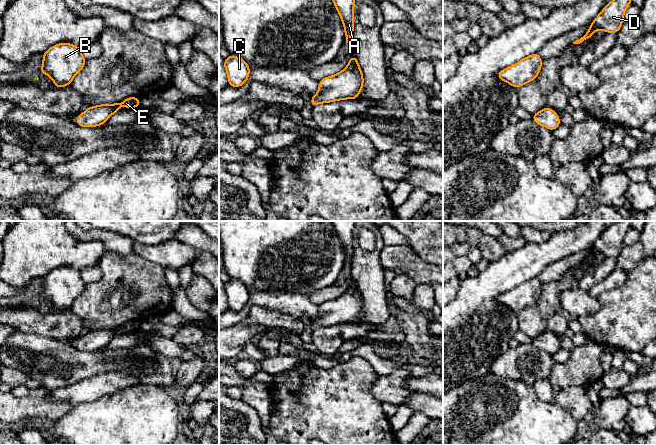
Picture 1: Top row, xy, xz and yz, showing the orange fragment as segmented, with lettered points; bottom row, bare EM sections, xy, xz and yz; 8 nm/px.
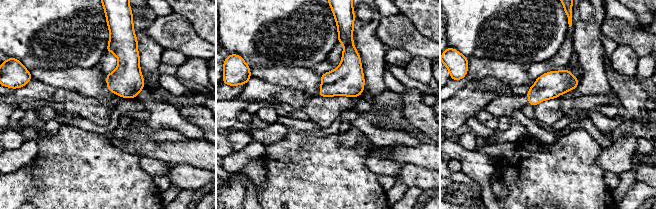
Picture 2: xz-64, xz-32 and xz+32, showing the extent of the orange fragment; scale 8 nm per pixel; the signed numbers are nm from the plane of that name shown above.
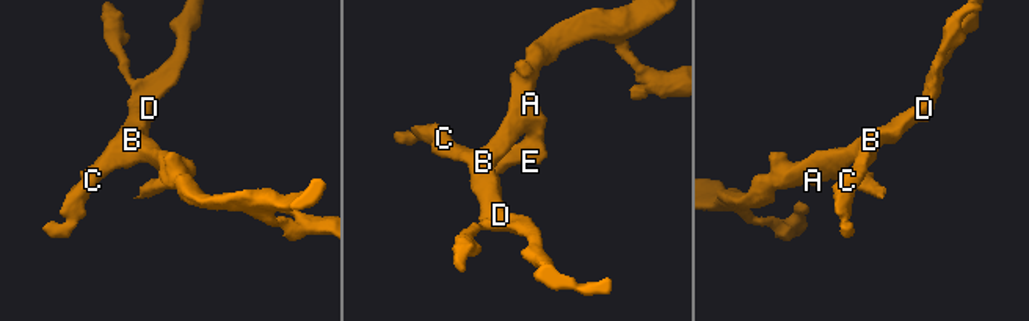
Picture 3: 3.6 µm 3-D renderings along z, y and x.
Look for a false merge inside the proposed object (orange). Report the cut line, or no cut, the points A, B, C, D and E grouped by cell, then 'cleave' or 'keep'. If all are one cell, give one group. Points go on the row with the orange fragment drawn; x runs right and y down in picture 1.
cut none; groups A B C D E; keep

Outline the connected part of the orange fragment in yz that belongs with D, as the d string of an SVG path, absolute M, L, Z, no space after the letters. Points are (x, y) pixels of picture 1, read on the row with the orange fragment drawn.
M612 0L603 8L601 13L590 24L587 33L573 44L580 44L584 40L590 39L595 30L603 30L608 33L617 33L623 22L623 16L627 6L632 0Z

